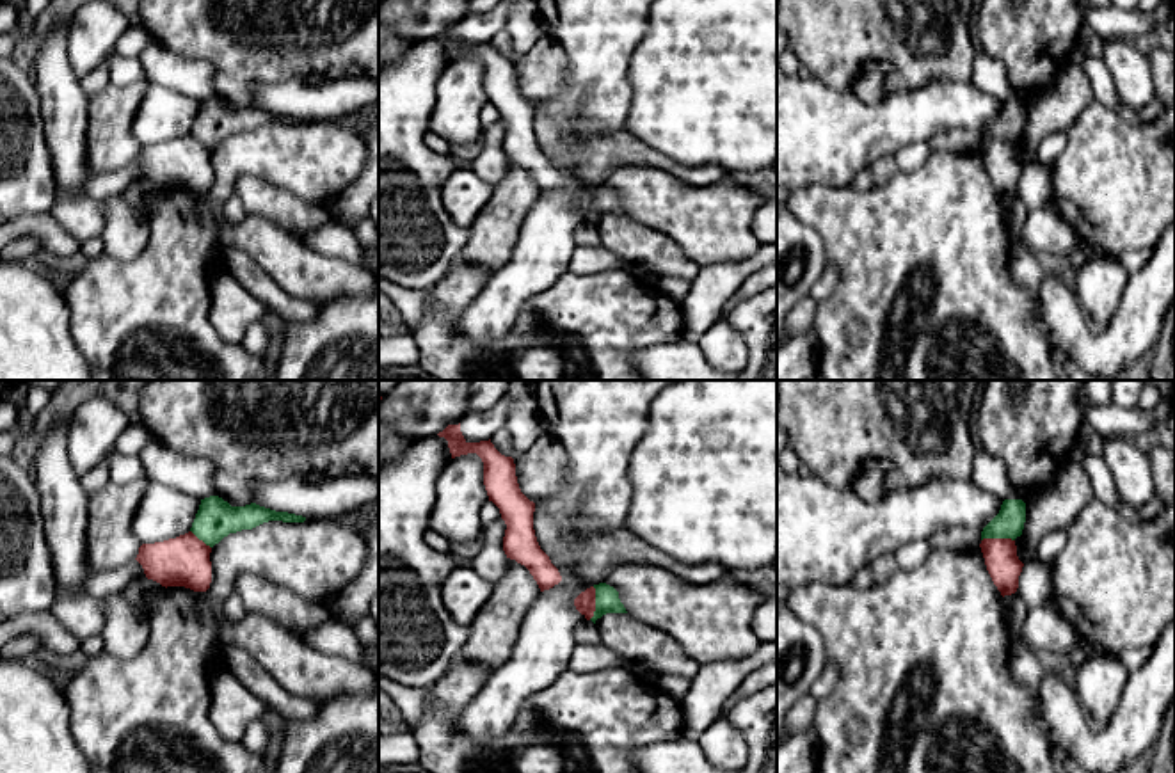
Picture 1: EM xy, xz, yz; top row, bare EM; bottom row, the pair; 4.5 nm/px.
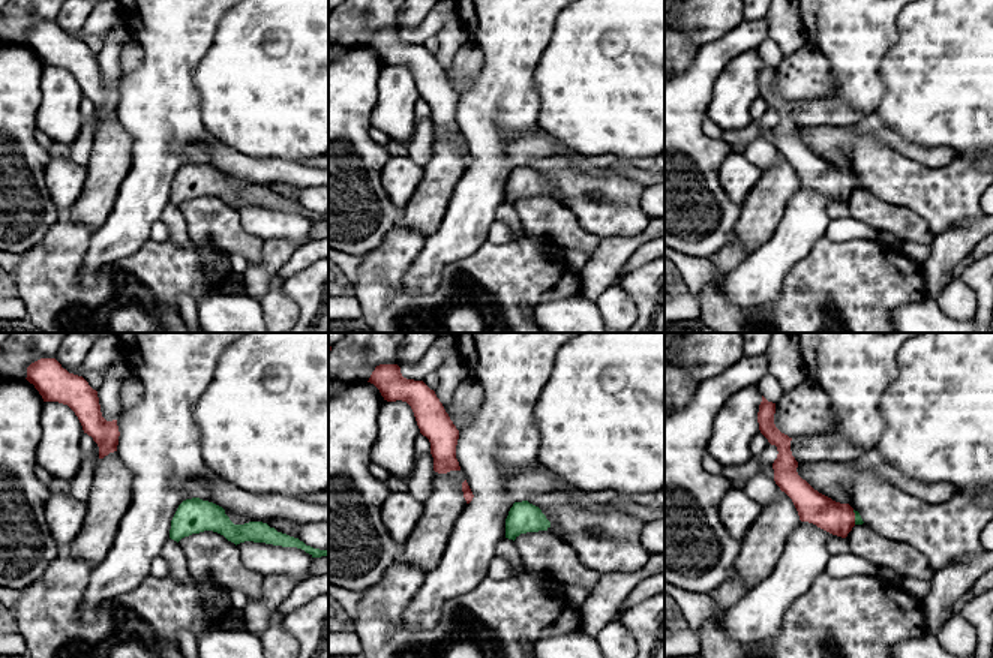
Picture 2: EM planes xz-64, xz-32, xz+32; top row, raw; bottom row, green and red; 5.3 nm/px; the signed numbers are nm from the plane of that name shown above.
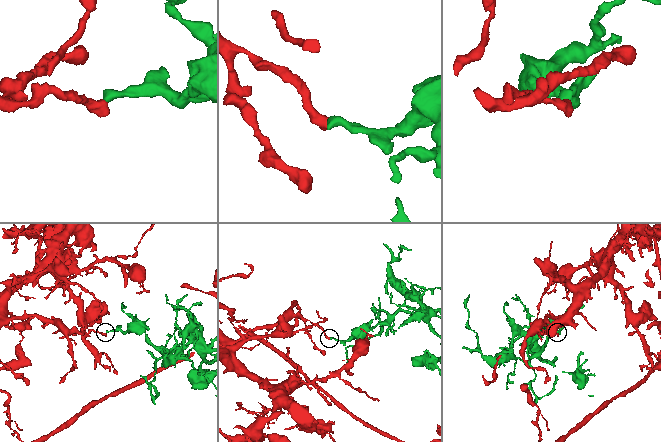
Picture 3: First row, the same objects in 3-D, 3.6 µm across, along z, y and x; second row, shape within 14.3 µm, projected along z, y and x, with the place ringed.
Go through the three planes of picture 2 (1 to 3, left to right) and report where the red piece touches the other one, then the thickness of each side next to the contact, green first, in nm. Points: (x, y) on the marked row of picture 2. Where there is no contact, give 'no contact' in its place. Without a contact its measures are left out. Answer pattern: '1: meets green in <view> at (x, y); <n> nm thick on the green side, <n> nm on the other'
1: no contact
2: no contact
3: meets green in xz+32 at (855, 517); 50 nm thick on the green side, 170 nm on the other

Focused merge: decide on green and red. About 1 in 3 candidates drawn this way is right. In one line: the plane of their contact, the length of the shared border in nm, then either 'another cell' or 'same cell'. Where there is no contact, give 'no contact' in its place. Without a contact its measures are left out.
meets green in xz; contact 150 nm long; another cell

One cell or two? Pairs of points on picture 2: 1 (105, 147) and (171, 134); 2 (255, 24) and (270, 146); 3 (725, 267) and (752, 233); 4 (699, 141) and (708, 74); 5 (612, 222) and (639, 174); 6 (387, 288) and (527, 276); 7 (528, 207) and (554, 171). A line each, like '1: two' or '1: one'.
1: two
2: one
3: two
4: one
5: two
6: one
7: two

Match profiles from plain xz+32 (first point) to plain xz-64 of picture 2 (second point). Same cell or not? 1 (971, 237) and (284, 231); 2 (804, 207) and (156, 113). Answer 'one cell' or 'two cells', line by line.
1: two cells
2: one cell

